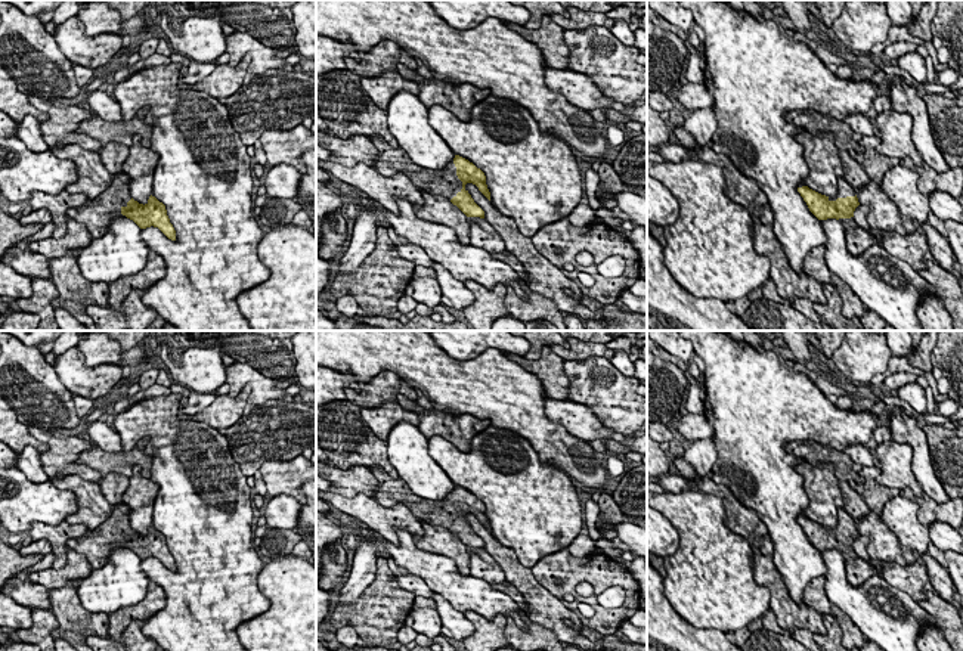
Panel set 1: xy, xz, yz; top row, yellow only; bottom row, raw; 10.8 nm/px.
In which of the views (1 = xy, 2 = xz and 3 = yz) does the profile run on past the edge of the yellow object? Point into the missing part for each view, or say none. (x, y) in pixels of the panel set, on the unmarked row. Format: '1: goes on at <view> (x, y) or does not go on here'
1: goes on at xy (96, 545)
2: goes on at xz (445, 512)
3: goes on at yz (857, 570)

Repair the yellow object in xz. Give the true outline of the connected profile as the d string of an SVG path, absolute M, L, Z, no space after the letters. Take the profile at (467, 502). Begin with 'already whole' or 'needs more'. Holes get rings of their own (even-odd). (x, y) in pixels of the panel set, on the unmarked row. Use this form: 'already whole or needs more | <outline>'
needs more | M381 466L369 468L378 481L375 500L383 506L403 503L419 521L450 530L467 548L484 549L484 542L474 533L467 514L473 514L490 531L484 503L468 490L455 486L445 500L417 496L402 478L391 478Z

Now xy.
needs more | M126 503L114 505L111 515L100 526L81 537L69 539L66 545L84 555L92 568L103 567L117 548L127 548L140 559L154 557L168 570L176 571L176 561L170 554L165 536L152 526L145 536L134 531Z

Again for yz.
needs more | M837 509L837 526L826 527L808 517L798 518L809 542L818 551L836 549L843 555L848 582L858 588L870 579L876 570L854 551L854 542L860 536L855 520L843 509Z

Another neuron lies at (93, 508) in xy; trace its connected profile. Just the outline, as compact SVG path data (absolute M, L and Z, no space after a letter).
M71 474L62 478L49 478L49 481L58 489L69 490L77 496L78 511L66 518L69 524L84 524L89 530L95 530L114 509L103 497L97 483Z

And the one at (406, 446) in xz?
M400 421L387 438L388 462L412 493L430 500L445 500L455 484L428 453L428 438L414 424Z

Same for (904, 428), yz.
M889 407L885 413L889 418L892 440L913 447L911 469L923 492L938 503L947 503L950 496L935 475L928 438L917 418L907 415L899 407Z

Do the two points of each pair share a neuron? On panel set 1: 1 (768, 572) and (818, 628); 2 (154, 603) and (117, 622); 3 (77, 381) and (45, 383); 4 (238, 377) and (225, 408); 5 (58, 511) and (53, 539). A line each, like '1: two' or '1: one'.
1: one
2: one
3: two
4: two
5: two

